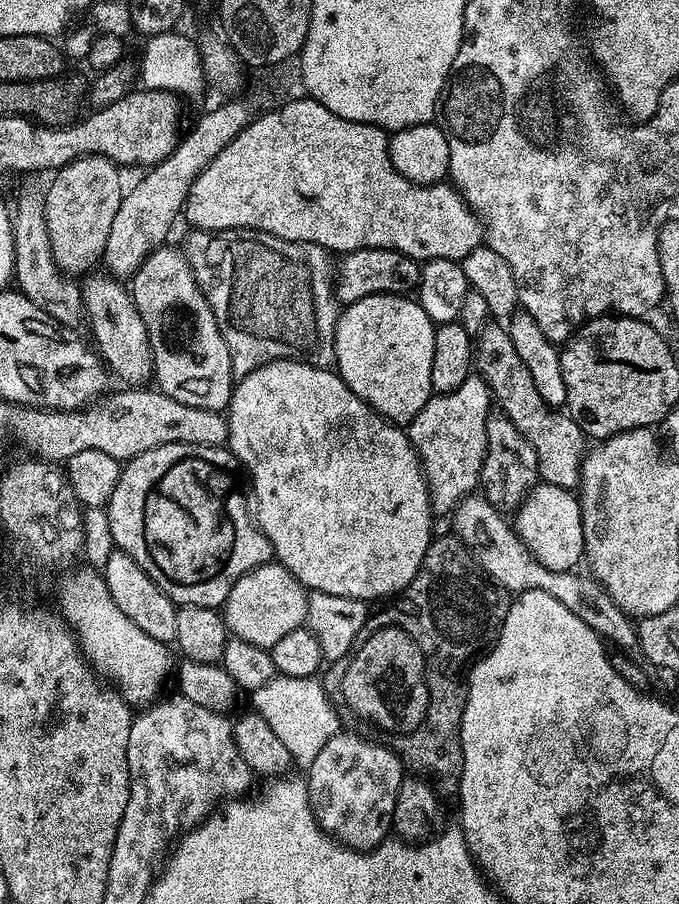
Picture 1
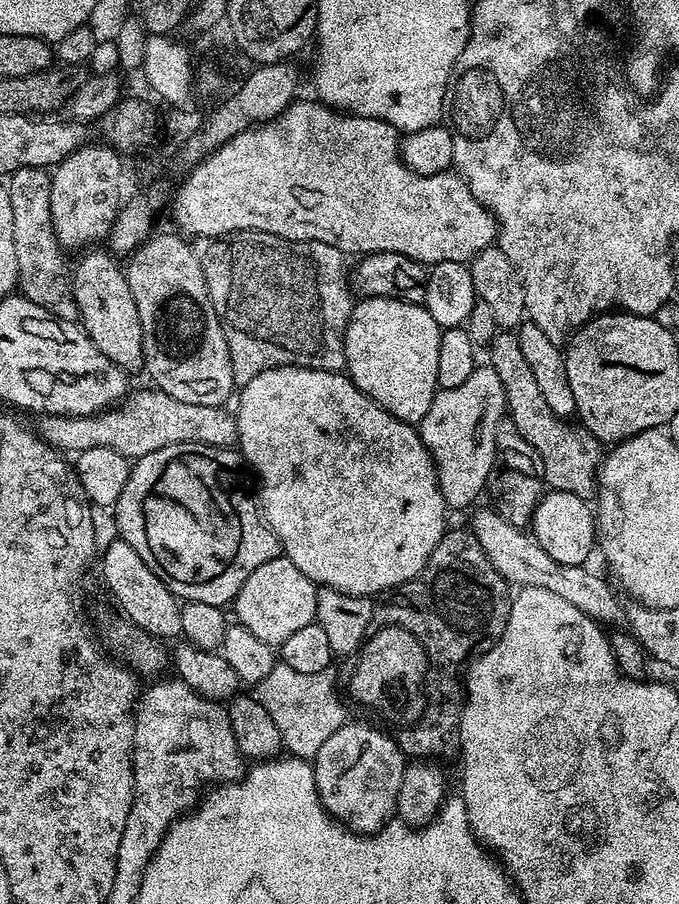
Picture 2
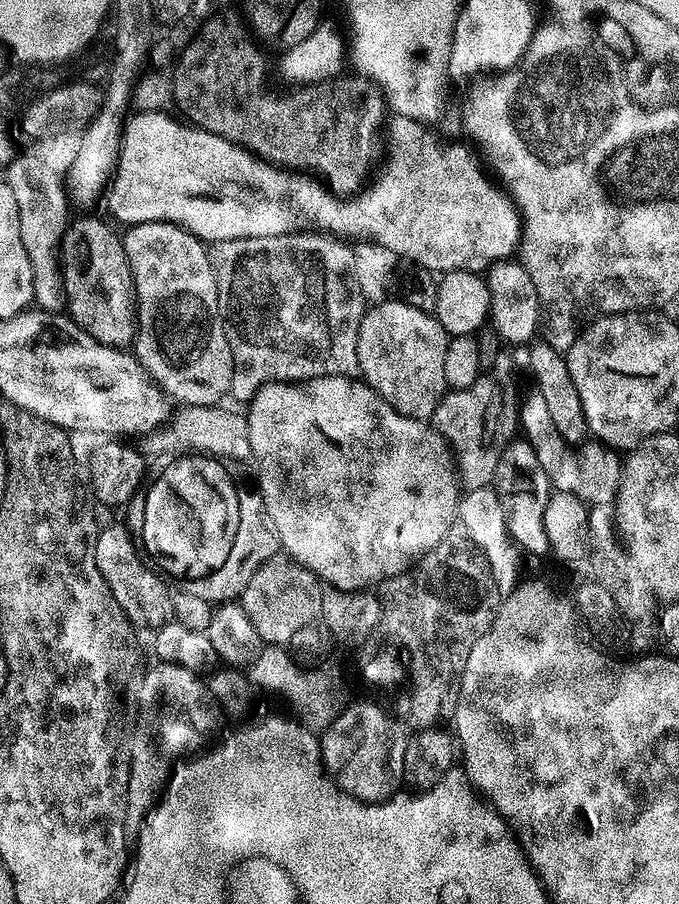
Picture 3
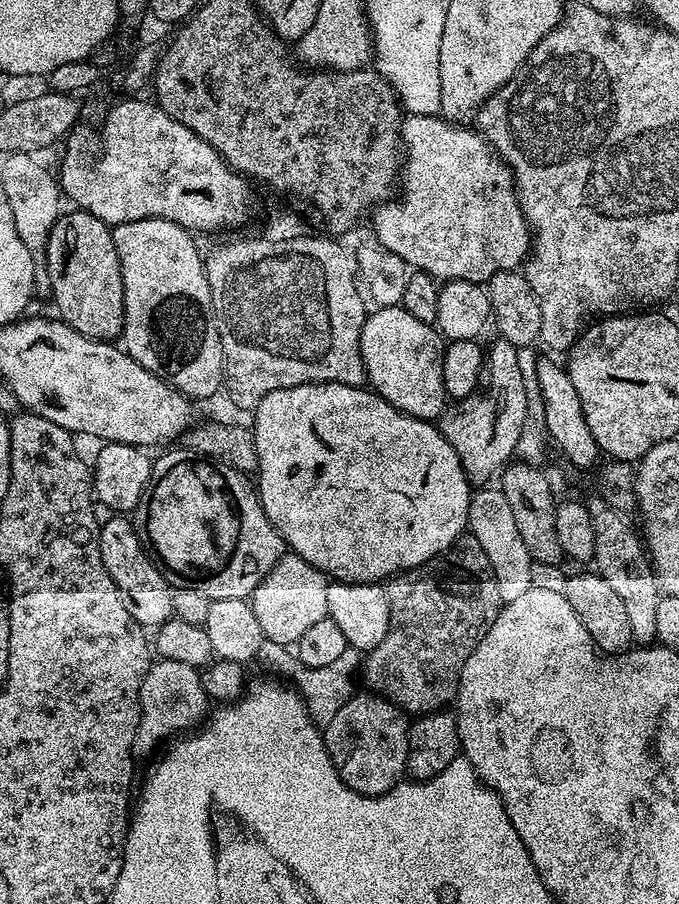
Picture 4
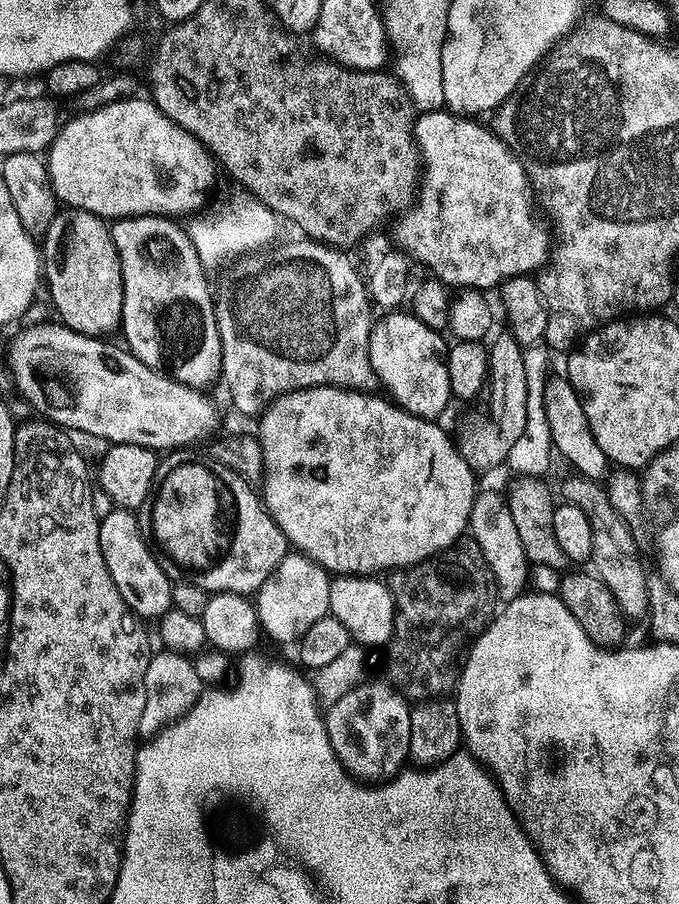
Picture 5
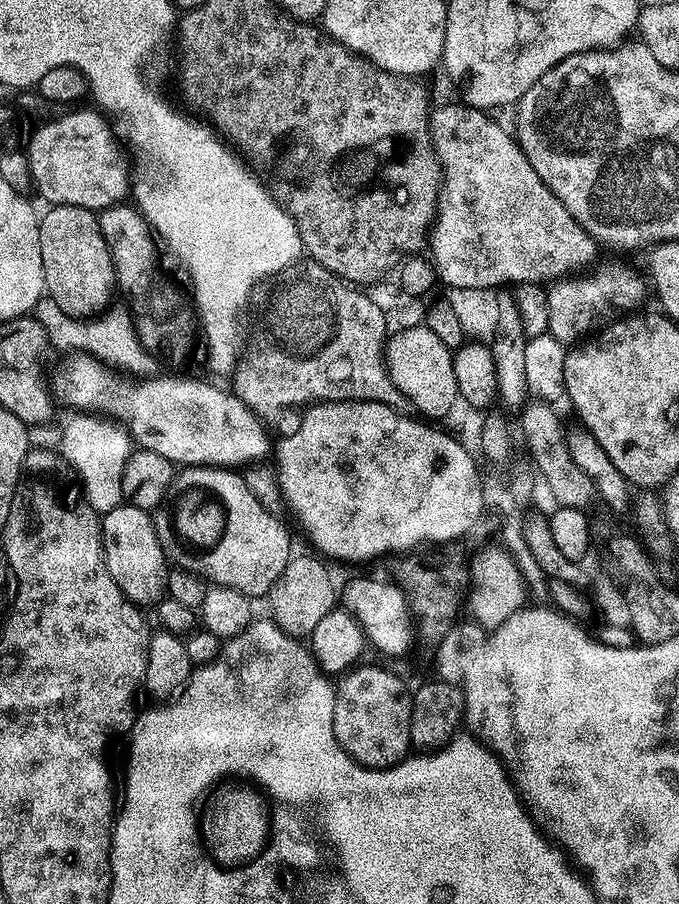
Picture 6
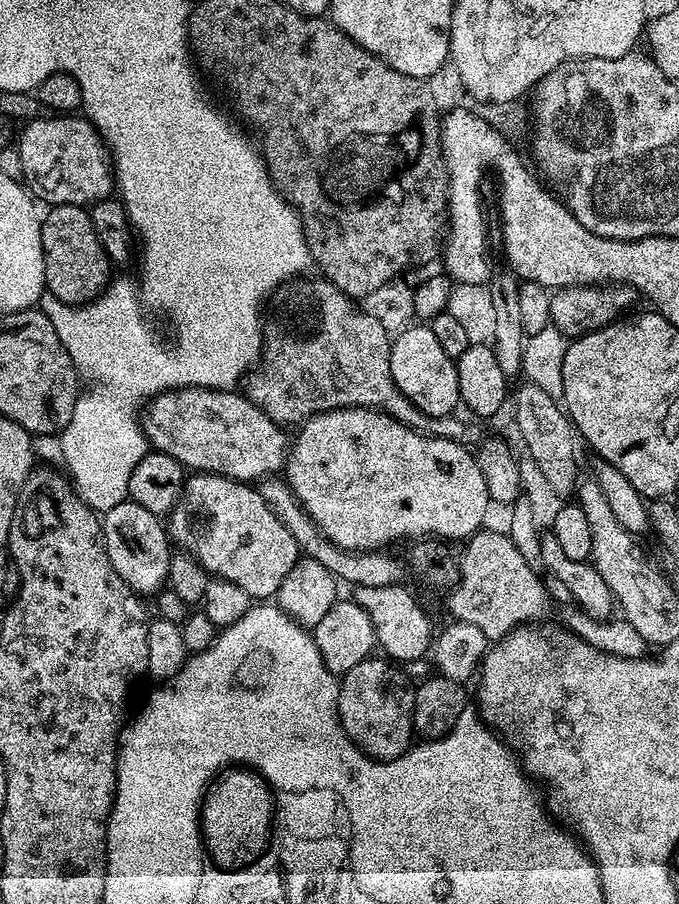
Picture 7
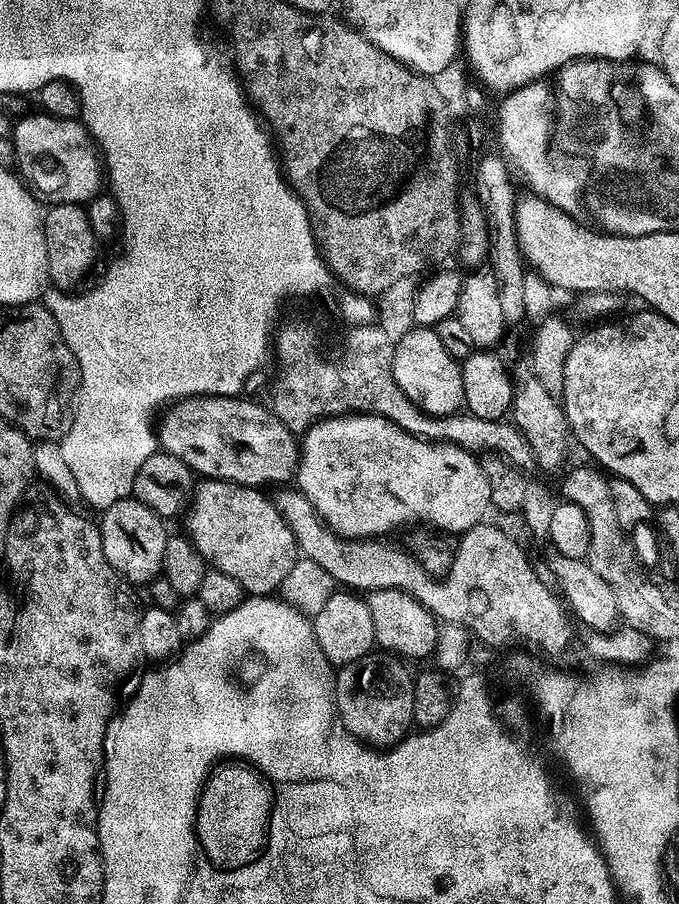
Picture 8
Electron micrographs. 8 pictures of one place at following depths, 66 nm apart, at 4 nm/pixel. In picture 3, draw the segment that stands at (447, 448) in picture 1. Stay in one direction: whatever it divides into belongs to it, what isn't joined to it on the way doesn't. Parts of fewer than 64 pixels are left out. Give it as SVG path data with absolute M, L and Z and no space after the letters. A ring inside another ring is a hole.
M482 374L470 387L447 391L435 408L430 421L431 427L444 440L448 441L454 455L459 483L465 491L489 487L494 482L492 480L496 472L499 473L500 470L502 454L498 448L492 448L492 442L490 442L490 434L492 434L492 428L494 428L494 422L496 422L496 414L498 414L498 390L496 390L496 387L499 384L500 382L497 377Z

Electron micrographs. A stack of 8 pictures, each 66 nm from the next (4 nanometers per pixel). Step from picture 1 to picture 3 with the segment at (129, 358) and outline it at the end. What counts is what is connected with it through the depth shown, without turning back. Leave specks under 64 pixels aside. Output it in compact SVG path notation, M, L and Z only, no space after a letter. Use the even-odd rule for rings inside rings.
M86 214L82 220L73 219L64 229L58 249L60 267L64 273L64 298L67 315L86 334L90 334L99 344L111 348L127 349L136 335L136 310L134 307L134 289L132 274L128 271L128 259L124 253L124 241L111 228L107 219L94 220Z

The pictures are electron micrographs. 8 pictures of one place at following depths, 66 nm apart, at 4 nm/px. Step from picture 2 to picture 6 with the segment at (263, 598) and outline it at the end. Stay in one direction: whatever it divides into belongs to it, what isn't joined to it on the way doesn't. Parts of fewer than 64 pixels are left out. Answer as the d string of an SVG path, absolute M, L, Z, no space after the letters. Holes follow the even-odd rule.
M293 555L286 570L282 570L278 582L274 582L272 591L266 597L268 608L272 611L269 612L270 618L287 636L311 637L312 631L322 622L322 618L333 612L338 604L338 584L336 588L331 574L328 573L329 565L323 559L312 556Z

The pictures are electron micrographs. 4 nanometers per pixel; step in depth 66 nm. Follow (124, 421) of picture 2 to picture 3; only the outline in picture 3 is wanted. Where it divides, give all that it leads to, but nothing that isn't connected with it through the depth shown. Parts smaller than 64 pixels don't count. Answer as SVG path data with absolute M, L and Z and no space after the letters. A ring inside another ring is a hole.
M185 404L177 407L177 412L171 416L167 422L161 423L151 431L145 431L138 447L145 457L164 456L160 458L168 458L173 454L187 454L190 452L198 452L206 456L214 456L225 462L233 462L232 460L252 460L252 451L250 450L250 438L248 437L248 417L230 409L224 408L220 404L207 404L206 406L194 406L193 404Z

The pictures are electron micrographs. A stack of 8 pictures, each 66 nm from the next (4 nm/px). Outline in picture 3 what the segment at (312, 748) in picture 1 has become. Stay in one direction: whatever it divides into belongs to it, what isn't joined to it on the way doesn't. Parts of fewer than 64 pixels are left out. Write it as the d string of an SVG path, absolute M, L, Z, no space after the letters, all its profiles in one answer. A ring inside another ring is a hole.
M265 645L259 658L249 667L248 677L261 691L264 689L282 698L296 714L295 719L312 732L325 731L343 711L347 701L344 674L338 663L328 658L314 667L303 666L281 645Z

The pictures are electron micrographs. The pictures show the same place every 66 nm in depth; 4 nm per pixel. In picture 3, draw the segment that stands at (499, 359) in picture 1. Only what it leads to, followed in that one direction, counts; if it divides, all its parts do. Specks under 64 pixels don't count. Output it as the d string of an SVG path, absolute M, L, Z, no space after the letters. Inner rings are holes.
M535 390L523 393L519 401L519 431L523 439L534 450L534 458L538 458L538 466L546 474L549 485L555 491L574 494L582 503L595 506L595 504L615 505L616 491L620 489L620 469L622 460L607 444L599 442L581 443L579 446L567 444L558 434L554 422L542 394Z

